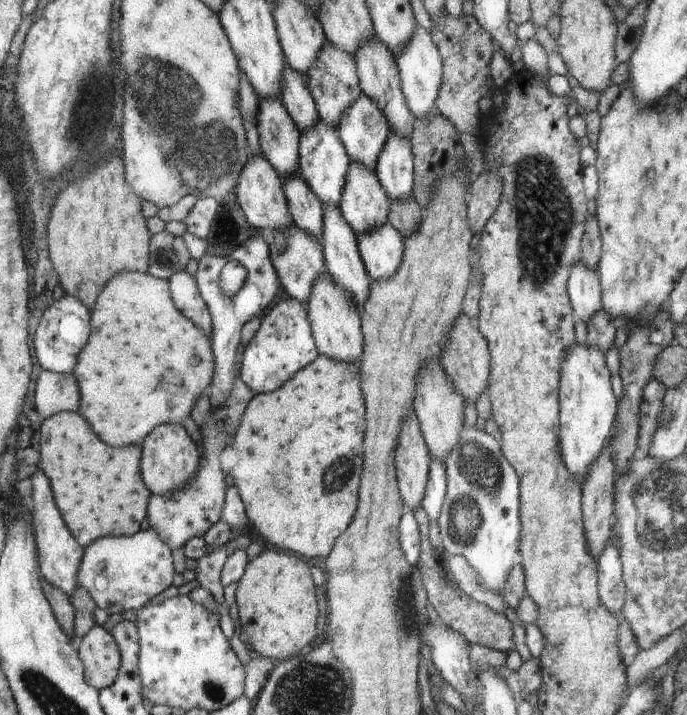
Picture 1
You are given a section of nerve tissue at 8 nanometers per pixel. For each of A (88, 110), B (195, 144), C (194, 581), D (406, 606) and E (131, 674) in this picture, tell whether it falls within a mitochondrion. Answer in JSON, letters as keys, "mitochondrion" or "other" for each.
{"A":"mitochondrion","B":"mitochondrion","C":"other","D":"mitochondrion","E":"other"}

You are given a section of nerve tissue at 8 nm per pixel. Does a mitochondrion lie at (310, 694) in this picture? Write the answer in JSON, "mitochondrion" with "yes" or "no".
{"mitochondrion":"yes"}

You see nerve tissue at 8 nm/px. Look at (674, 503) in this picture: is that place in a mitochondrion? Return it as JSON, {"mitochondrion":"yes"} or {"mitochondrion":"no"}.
{"mitochondrion":"yes"}

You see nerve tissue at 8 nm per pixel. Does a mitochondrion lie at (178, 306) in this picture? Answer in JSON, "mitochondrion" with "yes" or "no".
{"mitochondrion":"no"}

